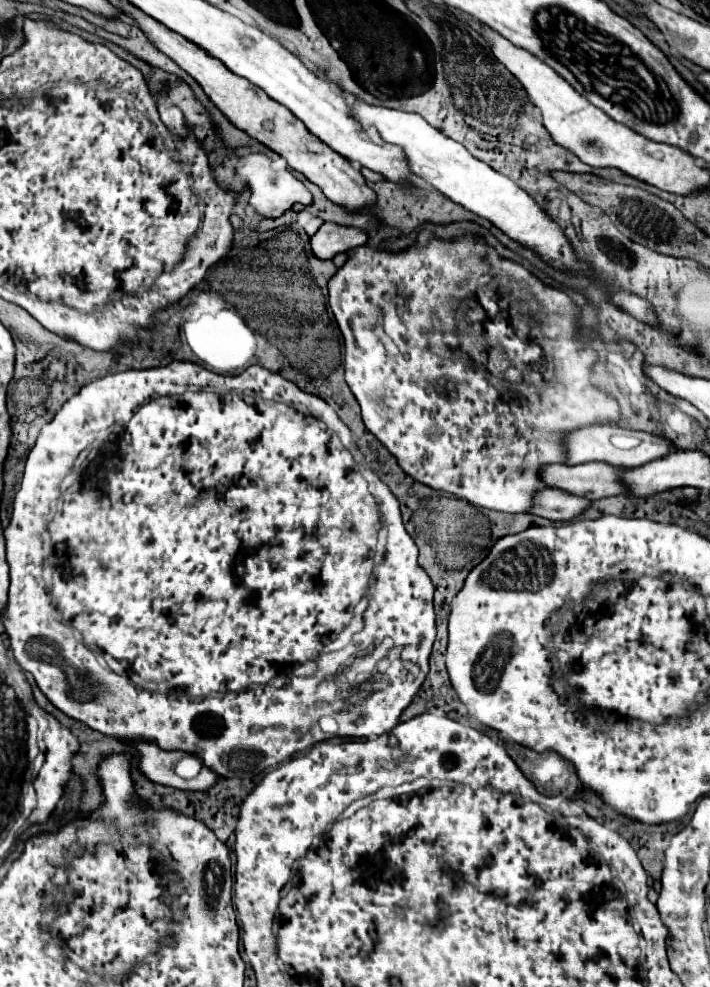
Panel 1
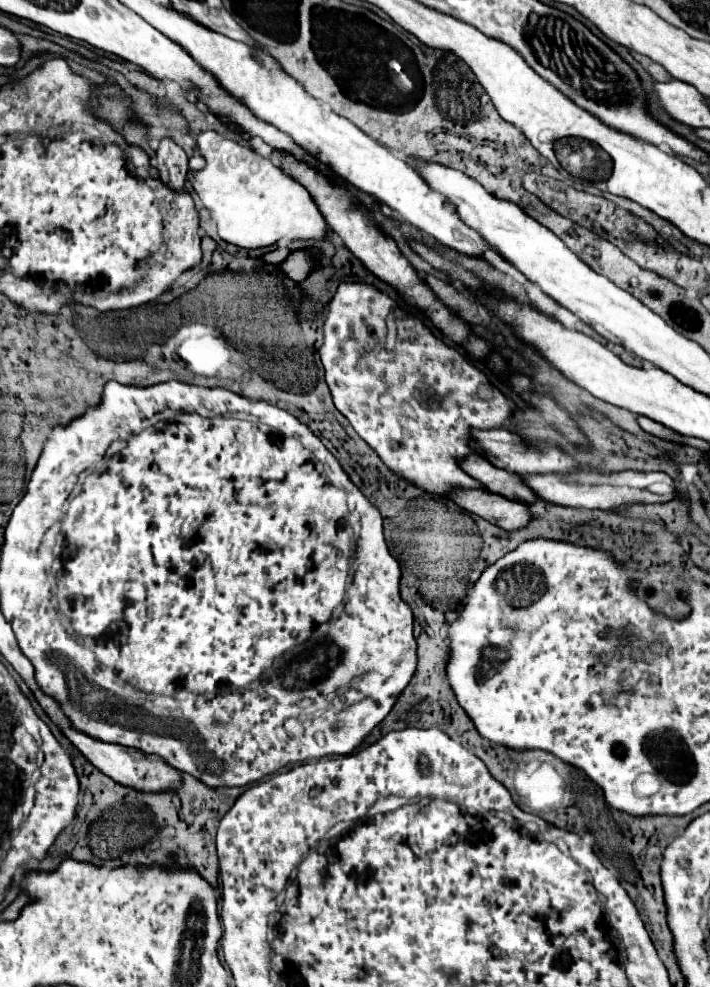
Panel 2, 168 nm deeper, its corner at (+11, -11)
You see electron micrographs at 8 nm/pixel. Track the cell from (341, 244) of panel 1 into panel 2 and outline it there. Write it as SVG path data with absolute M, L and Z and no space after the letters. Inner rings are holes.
M291 252L287 260L279 264L279 272L283 272L293 282L305 280L313 268L315 268L315 262L311 254L305 254L305 252Z

